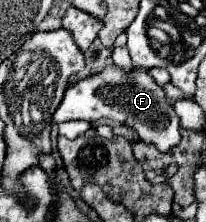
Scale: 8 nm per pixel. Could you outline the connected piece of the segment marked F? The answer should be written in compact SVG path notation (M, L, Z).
M110 65L94 77L68 85L62 103L54 111L54 123L74 121L74 119L84 119L84 121L116 119L120 123L126 123L130 129L134 129L140 135L140 139L154 143L160 151L168 151L180 141L180 131L178 131L180 123L172 109L172 103L164 97L162 87L156 85L154 79L140 69L132 73L124 73L116 65Z

